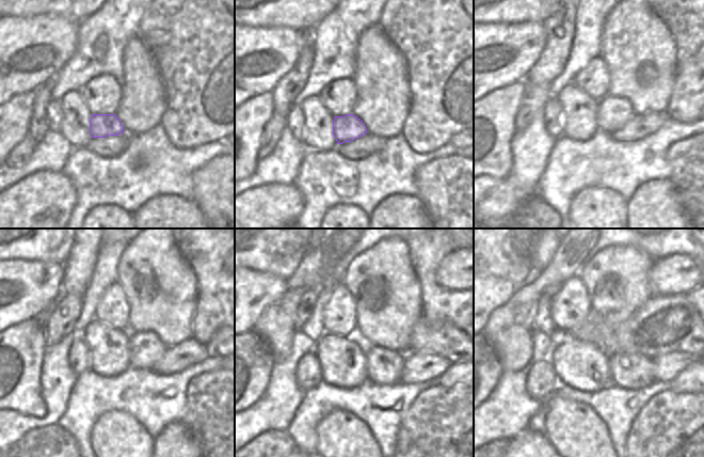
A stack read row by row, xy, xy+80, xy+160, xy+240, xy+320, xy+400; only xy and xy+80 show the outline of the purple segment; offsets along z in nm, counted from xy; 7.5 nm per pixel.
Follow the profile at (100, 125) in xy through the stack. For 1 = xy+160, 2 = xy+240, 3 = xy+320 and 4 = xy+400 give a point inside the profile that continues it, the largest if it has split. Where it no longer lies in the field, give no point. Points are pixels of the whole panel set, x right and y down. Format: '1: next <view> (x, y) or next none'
1: next xy+160 (612, 112)
2: next xy+240 (144, 348)
3: next xy+320 (384, 366)
4: next xy+400 (629, 371)

